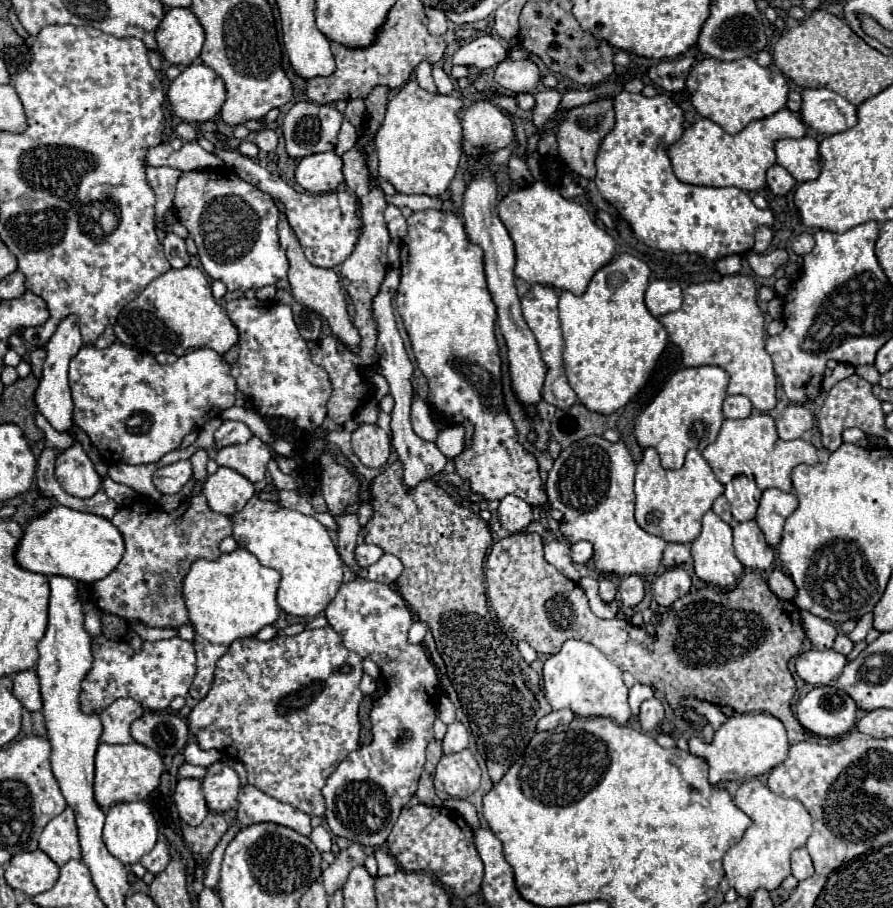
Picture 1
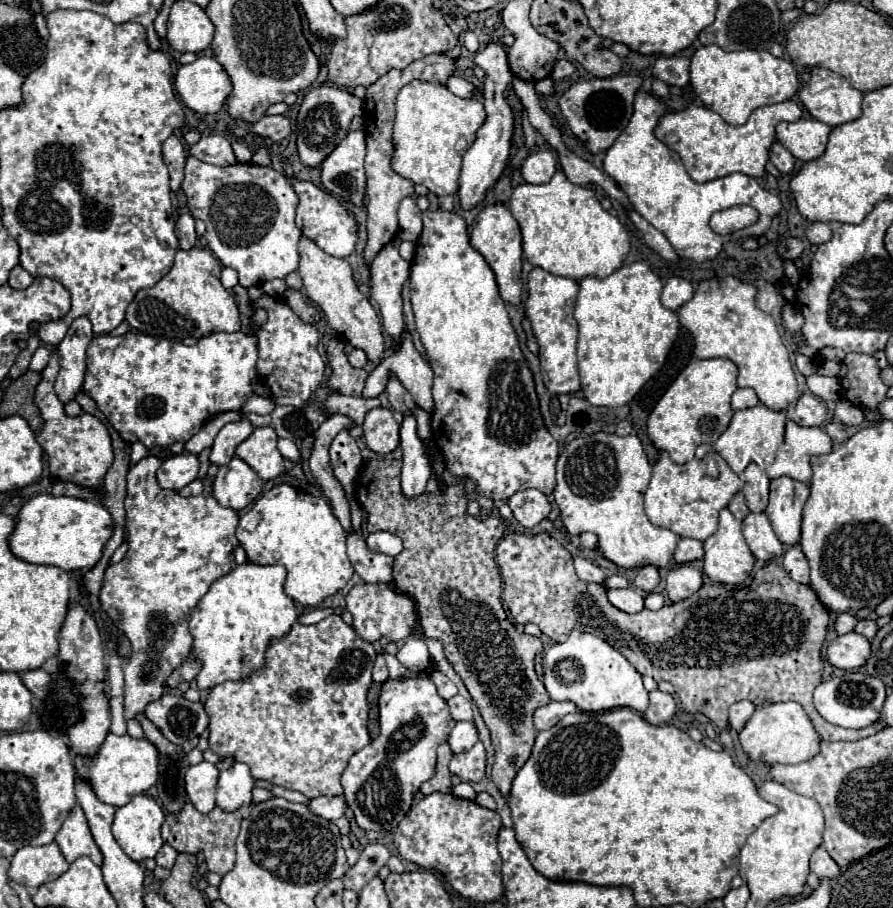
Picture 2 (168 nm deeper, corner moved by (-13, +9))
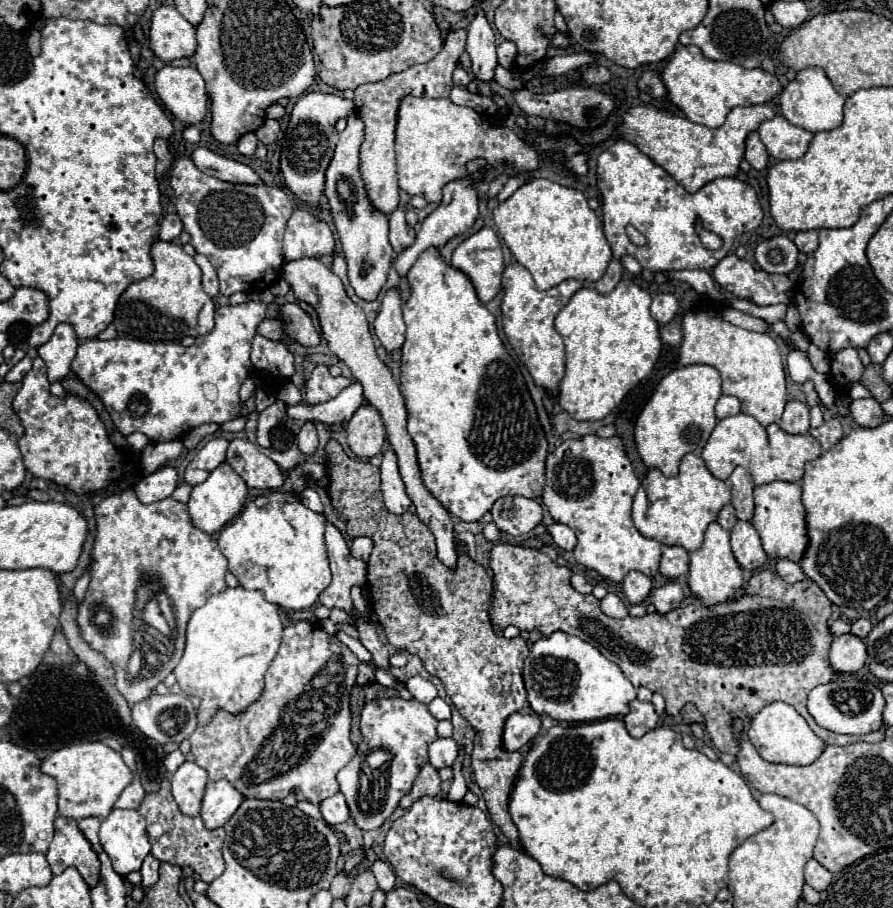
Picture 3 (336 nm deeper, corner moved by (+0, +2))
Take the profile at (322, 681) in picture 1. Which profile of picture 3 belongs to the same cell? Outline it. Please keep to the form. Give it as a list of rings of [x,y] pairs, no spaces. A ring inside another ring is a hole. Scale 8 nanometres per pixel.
[[[301,620],[283,630],[281,648],[265,674],[265,690],[259,700],[249,704],[239,714],[217,710],[213,720],[205,726],[197,726],[191,742],[195,762],[207,770],[209,780],[229,780],[247,798],[283,800],[289,792],[297,800],[319,804],[321,800],[339,792],[335,780],[337,772],[355,756],[355,746],[349,740],[351,710],[349,692],[355,686],[359,658],[335,636],[327,634],[321,624]],[[299,746],[313,746],[299,758]]]

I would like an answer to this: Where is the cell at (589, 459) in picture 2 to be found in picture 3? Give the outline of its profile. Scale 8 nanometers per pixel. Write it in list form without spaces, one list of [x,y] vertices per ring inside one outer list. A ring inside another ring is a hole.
[[[585,436],[581,440],[565,440],[561,446],[555,448],[547,456],[547,482],[543,488],[543,504],[547,506],[549,514],[557,524],[567,524],[577,534],[577,546],[573,550],[579,564],[597,570],[603,578],[613,582],[621,582],[631,570],[643,572],[645,576],[653,578],[659,570],[661,560],[661,544],[657,540],[645,538],[633,526],[631,520],[631,502],[639,488],[639,478],[633,472],[631,460],[627,458],[621,438],[599,438],[599,436]]]

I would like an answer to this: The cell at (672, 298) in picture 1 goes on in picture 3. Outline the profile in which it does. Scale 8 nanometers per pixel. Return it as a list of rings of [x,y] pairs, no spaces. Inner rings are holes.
[[[657,294],[653,296],[651,302],[651,316],[659,322],[659,324],[667,324],[673,320],[673,316],[679,310],[679,302],[673,294]]]

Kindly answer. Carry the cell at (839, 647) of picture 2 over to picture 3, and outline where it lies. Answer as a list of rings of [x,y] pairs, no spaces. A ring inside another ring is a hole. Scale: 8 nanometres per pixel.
[[[843,634],[839,638],[833,638],[829,648],[829,664],[837,672],[857,672],[863,668],[867,660],[867,650],[861,638],[855,638],[853,634]]]

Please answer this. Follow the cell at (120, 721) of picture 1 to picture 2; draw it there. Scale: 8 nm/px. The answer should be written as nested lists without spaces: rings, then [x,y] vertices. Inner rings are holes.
[[[146,457],[134,463],[128,471],[124,499],[128,551],[120,563],[108,565],[104,585],[100,589],[102,611],[112,617],[112,623],[128,637],[132,645],[132,655],[124,665],[124,715],[128,735],[134,739],[144,737],[136,715],[142,713],[150,701],[162,697],[168,675],[178,669],[192,651],[188,619],[194,607],[218,577],[236,567],[234,547],[238,541],[234,531],[238,525],[238,513],[218,505],[212,497],[210,479],[204,481],[204,493],[196,497],[182,497],[176,491],[162,489],[156,483],[156,465],[162,465],[162,461],[164,459],[160,457]],[[158,613],[162,613],[166,621],[176,621],[176,631],[170,631],[170,635],[166,631],[160,639],[150,639],[148,623]],[[152,657],[156,657],[158,671],[152,679],[148,679],[144,665]]]

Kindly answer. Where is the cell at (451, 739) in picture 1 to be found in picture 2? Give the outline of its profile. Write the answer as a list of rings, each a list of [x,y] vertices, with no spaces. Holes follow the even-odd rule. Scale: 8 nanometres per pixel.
[[[458,721],[450,731],[448,745],[454,753],[468,751],[468,747],[474,747],[476,743],[478,743],[478,731],[476,731],[476,725],[470,721]]]

